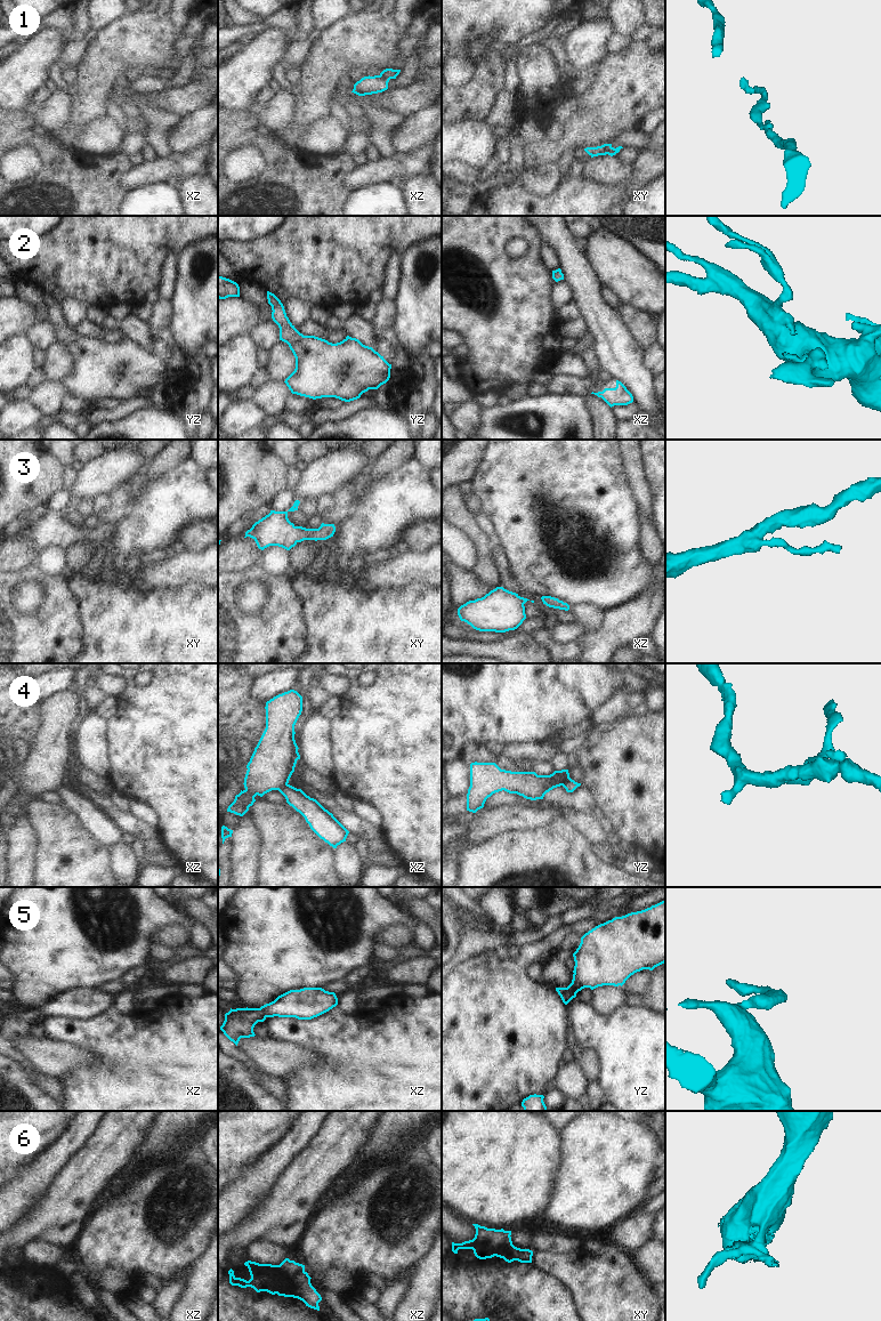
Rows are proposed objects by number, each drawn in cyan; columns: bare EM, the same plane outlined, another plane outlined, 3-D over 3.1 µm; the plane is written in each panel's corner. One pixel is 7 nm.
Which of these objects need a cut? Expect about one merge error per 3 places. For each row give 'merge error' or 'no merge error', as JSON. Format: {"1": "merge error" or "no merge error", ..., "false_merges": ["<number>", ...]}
{"1": "merge error", "2": "no merge error", "3": "no merge error", "4": "merge error", "5": "no merge error", "6": "merge error", "false_merges": ["1", "4", "6"]}

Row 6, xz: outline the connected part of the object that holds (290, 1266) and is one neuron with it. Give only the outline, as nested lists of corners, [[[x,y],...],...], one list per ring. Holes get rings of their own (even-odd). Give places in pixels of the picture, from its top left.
[[[285,1258],[280,1264],[280,1267],[289,1274],[301,1273],[305,1271],[305,1265],[296,1263],[294,1260],[290,1260],[289,1258]]]

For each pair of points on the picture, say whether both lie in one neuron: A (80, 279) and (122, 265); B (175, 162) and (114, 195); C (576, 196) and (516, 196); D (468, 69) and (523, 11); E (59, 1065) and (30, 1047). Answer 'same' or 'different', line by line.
A: same
B: different
C: same
D: same
E: same

